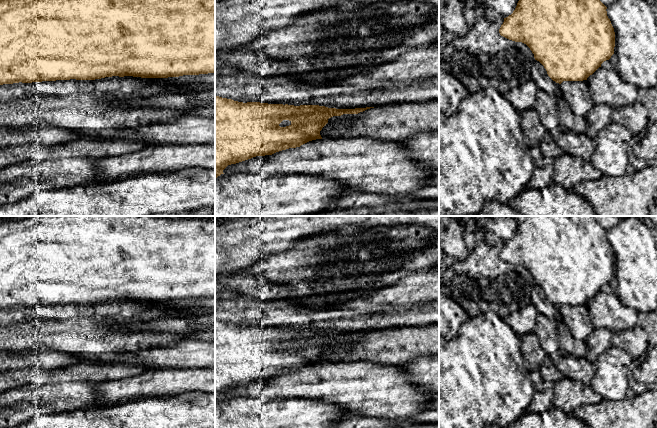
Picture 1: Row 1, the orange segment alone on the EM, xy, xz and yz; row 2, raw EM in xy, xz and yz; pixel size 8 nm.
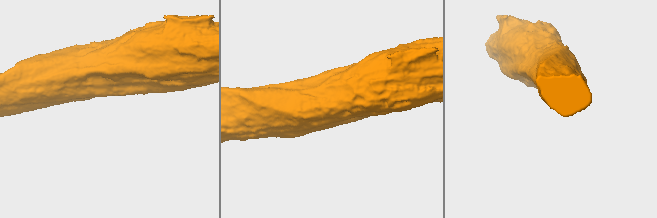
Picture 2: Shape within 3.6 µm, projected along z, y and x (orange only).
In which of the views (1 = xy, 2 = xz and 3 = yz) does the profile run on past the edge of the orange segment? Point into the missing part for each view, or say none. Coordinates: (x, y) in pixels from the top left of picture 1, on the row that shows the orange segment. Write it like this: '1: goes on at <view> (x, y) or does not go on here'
1: does not go on here
2: does not go on here
3: does not go on here

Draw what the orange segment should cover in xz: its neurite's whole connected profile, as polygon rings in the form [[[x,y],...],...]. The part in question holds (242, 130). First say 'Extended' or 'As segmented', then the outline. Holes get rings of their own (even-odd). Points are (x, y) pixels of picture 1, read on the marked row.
As segmented. [[[215,95],[215,178],[220,176],[223,173],[223,170],[231,164],[236,164],[248,159],[251,159],[256,156],[265,156],[265,155],[272,155],[276,152],[286,150],[289,148],[296,148],[300,147],[301,145],[316,139],[322,139],[320,135],[320,131],[322,128],[328,123],[328,119],[333,116],[341,116],[343,114],[358,114],[363,112],[367,109],[374,108],[374,107],[366,107],[366,108],[355,108],[355,109],[336,109],[336,108],[328,108],[325,106],[319,105],[288,105],[288,104],[268,104],[268,103],[260,103],[260,102],[238,102],[232,99],[222,98]]]

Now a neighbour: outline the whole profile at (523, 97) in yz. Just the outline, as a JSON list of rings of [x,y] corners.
[[[529,80],[518,87],[506,92],[504,96],[514,106],[519,114],[534,108],[537,100],[538,87],[533,80]]]

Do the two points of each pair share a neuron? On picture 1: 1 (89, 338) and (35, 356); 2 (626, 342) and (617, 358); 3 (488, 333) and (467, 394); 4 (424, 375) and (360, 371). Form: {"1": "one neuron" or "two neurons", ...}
{"1": "two neurons", "2": "two neurons", "3": "one neuron", "4": "two neurons"}

